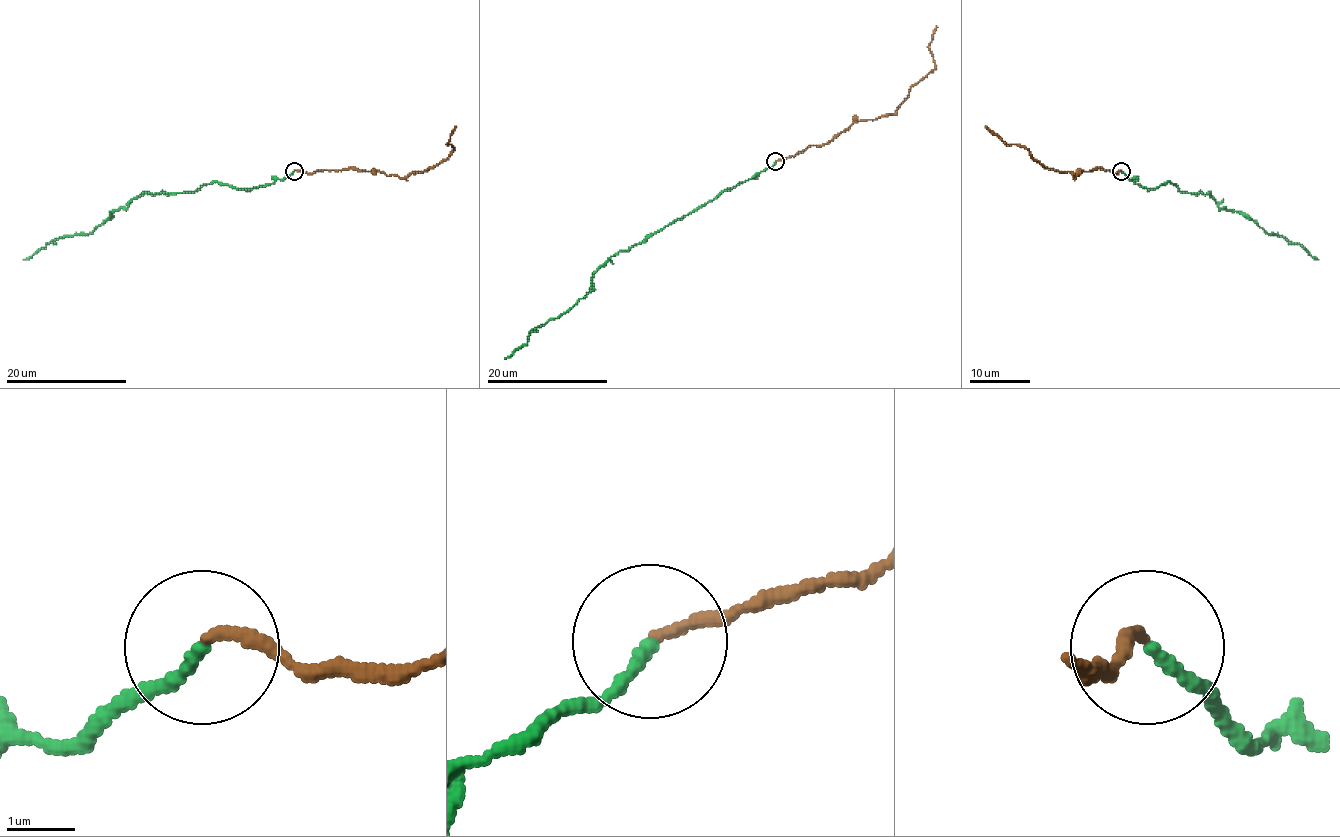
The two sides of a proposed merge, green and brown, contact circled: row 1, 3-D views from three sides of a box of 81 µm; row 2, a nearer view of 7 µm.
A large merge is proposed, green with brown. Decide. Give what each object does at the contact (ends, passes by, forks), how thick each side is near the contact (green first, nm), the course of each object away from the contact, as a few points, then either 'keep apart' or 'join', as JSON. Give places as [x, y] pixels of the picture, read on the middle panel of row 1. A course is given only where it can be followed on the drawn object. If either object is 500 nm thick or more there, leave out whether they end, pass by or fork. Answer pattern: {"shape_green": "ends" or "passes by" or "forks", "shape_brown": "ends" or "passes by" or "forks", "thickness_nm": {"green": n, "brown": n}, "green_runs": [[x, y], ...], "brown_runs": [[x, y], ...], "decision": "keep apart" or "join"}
{"shape_green": "ends", "shape_brown": "ends", "thickness_nm": {"green": 170, "brown": 170}, "green_runs": [[775, 162], [607, 260], [594, 274], [592, 288], [571, 307], [536, 327], [528, 341], [504, 359]], "brown_runs": [[775, 162], [812, 145], [828, 144], [854, 122], [892, 115], [909, 89], [935, 68], [928, 44], [936, 25]], "decision": "join"}

